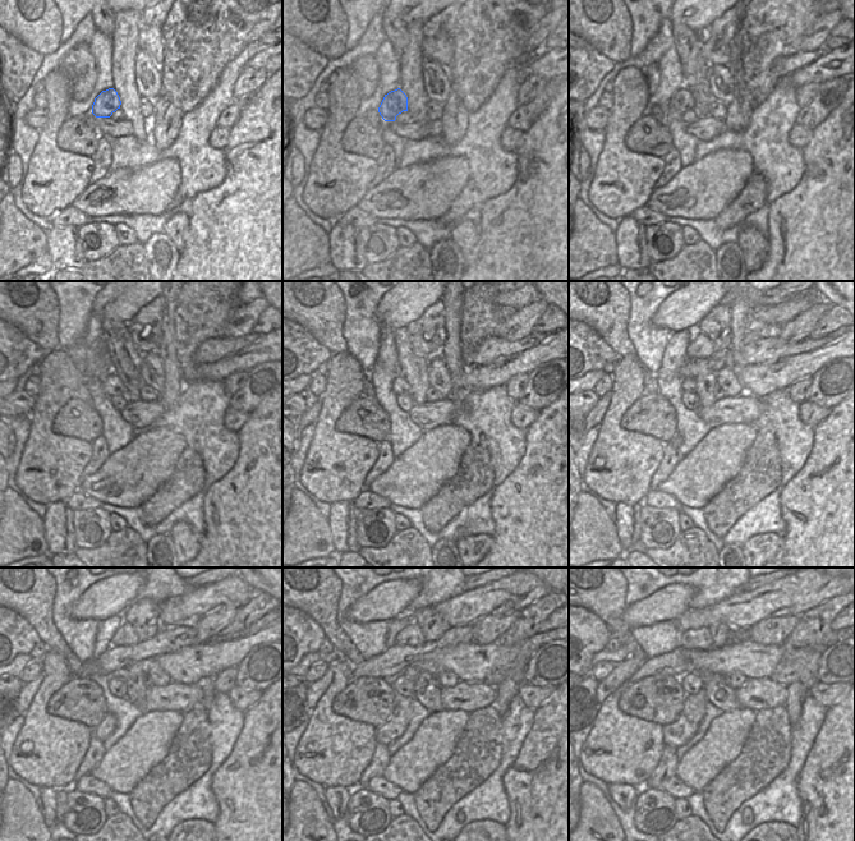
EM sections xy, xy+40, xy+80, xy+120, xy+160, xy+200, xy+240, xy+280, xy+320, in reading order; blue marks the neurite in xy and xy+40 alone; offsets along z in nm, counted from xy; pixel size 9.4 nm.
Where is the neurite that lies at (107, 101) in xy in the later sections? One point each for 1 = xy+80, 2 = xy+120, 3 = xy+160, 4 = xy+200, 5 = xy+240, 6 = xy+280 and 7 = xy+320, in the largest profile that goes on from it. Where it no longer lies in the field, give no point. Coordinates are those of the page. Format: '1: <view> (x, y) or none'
1: xy+80 (683, 100)
2: xy+120 (111, 385)
3: xy+160 (400, 386)
4: xy+200 (689, 385)
5: xy+240 (122, 674)
6: xy+280 (412, 671)
7: xy+320 (706, 676)

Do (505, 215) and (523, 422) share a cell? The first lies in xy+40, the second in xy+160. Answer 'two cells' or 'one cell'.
two cells

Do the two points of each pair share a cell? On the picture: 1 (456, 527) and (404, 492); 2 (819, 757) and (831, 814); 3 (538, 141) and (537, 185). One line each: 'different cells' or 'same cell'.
1: different cells
2: same cell
3: same cell

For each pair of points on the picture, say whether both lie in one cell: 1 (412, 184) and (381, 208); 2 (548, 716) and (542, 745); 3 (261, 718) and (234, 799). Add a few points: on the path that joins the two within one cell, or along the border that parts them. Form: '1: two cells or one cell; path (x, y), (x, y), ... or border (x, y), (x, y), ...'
1: one cell; path (401, 187), (390, 188), (387, 198)
2: one cell; path (552, 724), (552, 735), (550, 738)
3: one cell; path (261, 739), (261, 747), (248, 759), (248, 779)

